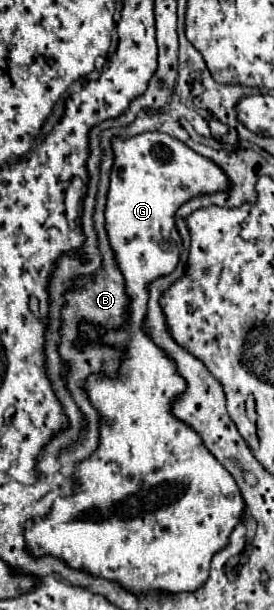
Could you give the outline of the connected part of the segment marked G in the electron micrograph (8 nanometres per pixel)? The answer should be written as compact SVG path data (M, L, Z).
M164 132L114 138L112 146L114 168L106 204L106 230L118 266L126 278L130 312L128 328L104 334L104 342L124 348L126 358L122 360L118 380L102 376L90 376L86 380L88 398L104 418L100 428L100 448L88 460L78 464L78 484L74 494L68 498L56 498L46 518L30 520L26 524L24 538L34 556L58 556L68 566L116 580L134 594L154 590L194 592L206 582L212 556L228 546L232 530L244 520L246 502L236 480L204 446L198 432L172 414L174 400L180 400L186 392L186 380L182 380L176 362L154 344L146 332L144 320L148 312L150 282L174 272L180 260L178 246L182 246L182 238L176 230L178 208L196 196L226 192L232 184L218 164Z

